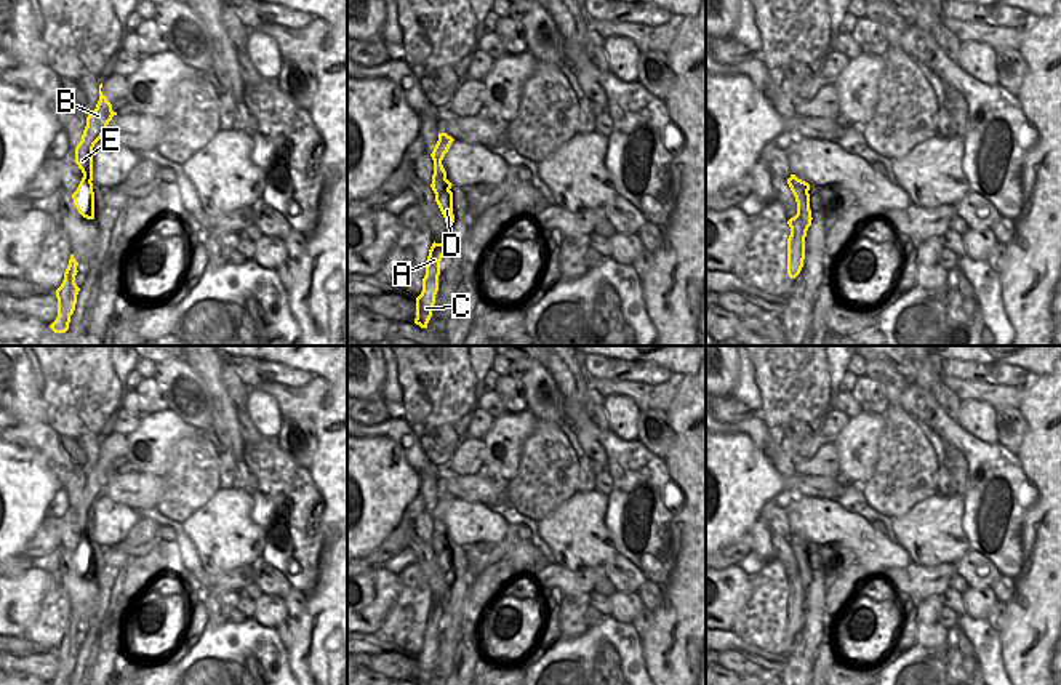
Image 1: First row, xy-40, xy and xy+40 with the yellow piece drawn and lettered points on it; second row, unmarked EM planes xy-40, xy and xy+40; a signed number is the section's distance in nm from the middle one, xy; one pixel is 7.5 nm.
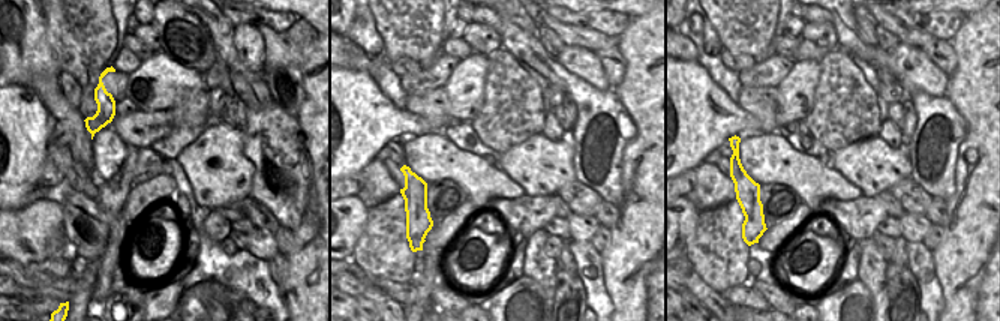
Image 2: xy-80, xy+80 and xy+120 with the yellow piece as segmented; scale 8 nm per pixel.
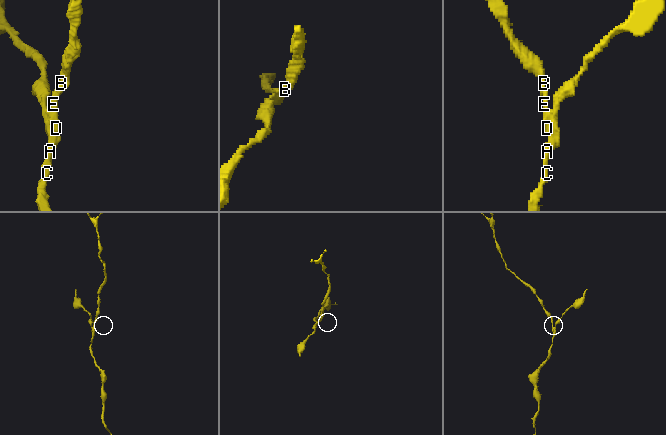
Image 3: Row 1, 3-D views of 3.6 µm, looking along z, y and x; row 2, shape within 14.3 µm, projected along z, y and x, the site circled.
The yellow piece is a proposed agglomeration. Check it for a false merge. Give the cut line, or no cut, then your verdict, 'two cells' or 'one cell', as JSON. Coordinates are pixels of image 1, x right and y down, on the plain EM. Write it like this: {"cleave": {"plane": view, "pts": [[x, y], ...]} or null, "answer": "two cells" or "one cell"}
{"cleave": {"plane": "xy-40", "pts": [[90, 538], [76, 551]]}, "answer": "two cells"}

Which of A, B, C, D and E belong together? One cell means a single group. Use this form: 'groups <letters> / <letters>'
groups A C D / B E

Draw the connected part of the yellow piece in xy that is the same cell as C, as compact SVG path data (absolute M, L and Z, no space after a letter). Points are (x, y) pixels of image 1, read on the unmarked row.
M434 600L427 615L426 634L422 637L422 650L416 656L414 682L419 685L427 685L432 675L435 653L438 650L440 619L443 613L445 613L445 603Z

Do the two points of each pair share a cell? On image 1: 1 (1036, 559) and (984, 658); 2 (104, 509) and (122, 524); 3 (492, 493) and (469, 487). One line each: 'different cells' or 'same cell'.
1: different cells
2: same cell
3: same cell

